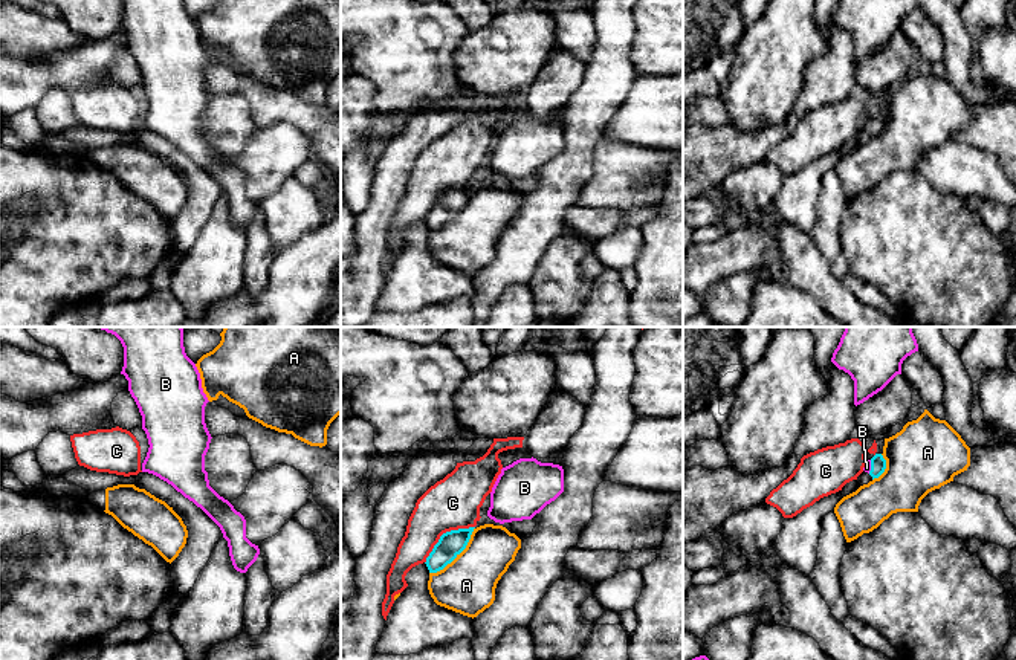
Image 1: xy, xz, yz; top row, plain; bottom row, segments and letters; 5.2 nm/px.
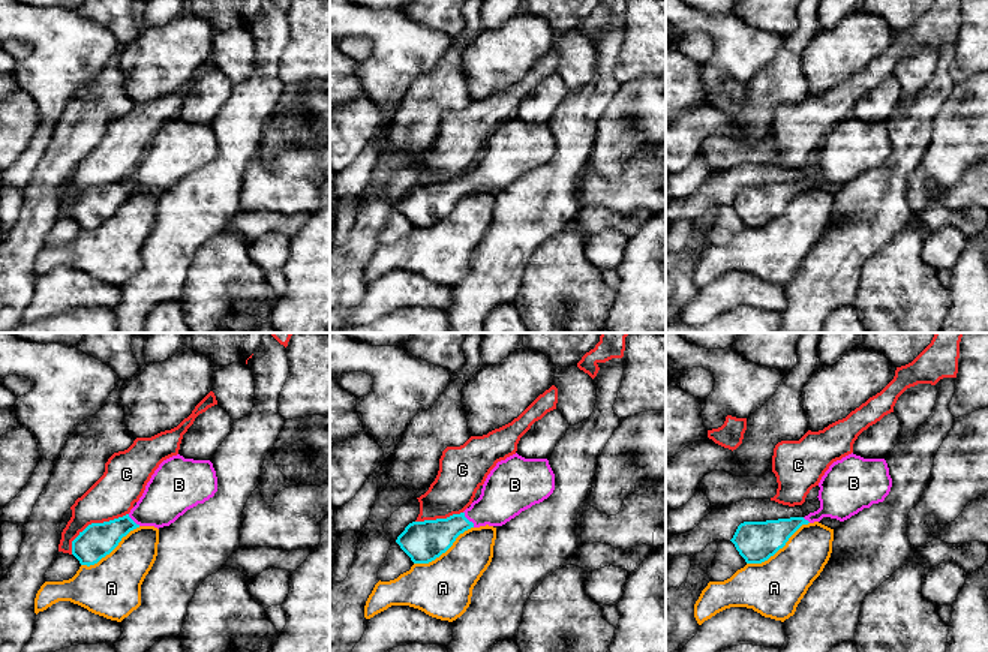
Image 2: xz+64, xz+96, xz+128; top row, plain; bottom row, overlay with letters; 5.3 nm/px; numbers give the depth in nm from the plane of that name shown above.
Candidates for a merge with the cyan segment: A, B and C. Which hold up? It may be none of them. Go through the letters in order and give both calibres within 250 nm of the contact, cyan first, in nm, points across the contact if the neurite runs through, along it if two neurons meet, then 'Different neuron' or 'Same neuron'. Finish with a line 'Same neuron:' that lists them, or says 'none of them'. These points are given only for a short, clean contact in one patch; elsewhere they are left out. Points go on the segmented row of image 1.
A: Thickness 130 nm (cyan) against 300 nm. Different neuron
B: Thickness 80 nm (cyan) against 40 nm. Path across: yz (877, 462), (871, 466), (867, 468). Same neuron
C: Thickness 130 nm (cyan) against 280 nm. Different neuron
Same neuron: B

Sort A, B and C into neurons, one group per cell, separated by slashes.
A / B / C

